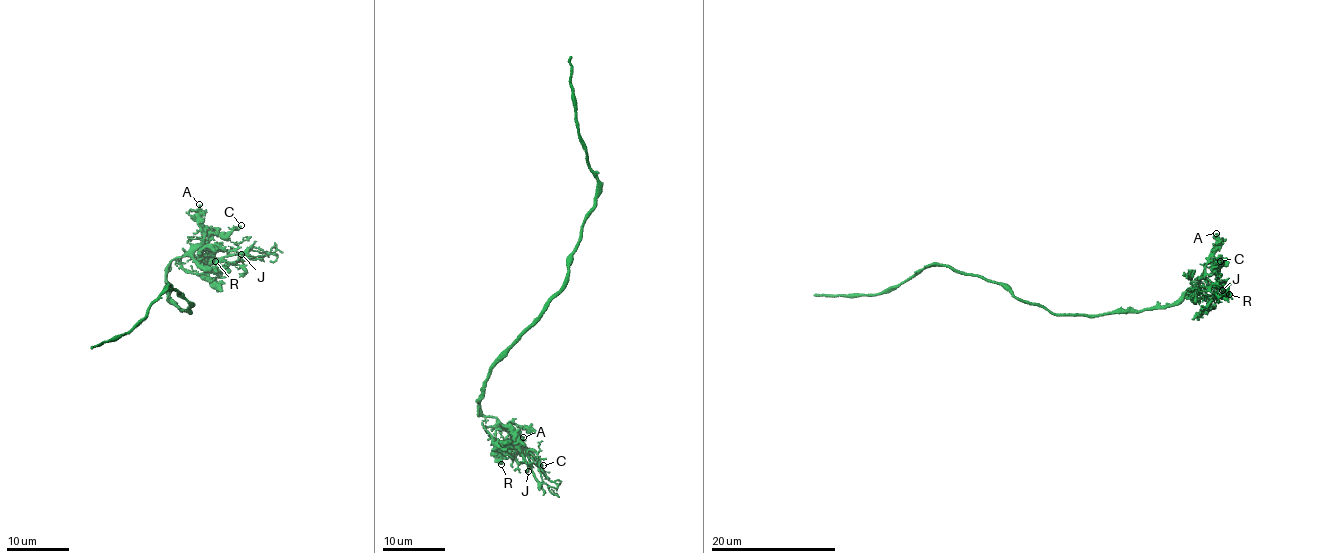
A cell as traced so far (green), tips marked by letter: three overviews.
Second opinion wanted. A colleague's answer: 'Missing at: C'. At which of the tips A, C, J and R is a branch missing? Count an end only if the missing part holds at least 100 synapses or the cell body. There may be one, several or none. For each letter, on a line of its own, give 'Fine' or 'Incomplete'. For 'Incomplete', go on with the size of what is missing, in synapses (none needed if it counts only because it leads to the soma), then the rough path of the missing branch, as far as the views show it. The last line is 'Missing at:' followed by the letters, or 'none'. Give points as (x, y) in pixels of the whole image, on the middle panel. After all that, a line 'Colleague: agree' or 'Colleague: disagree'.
A: Fine
C: Fine
J: Fine
R: Fine
Missing at: none
Colleague: disagree

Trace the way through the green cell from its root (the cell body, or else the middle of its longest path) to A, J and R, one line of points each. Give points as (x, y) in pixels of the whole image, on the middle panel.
A: (544, 307), (544, 313), (494, 365), (478, 402), (483, 414), (491, 416), (514, 433), (515, 438), (523, 437)
J: (544, 307), (544, 313), (494, 365), (478, 402), (486, 432), (520, 462), (525, 462), (528, 471)
R: (544, 307), (544, 313), (494, 365), (478, 402), (486, 432), (496, 441), (501, 464)

